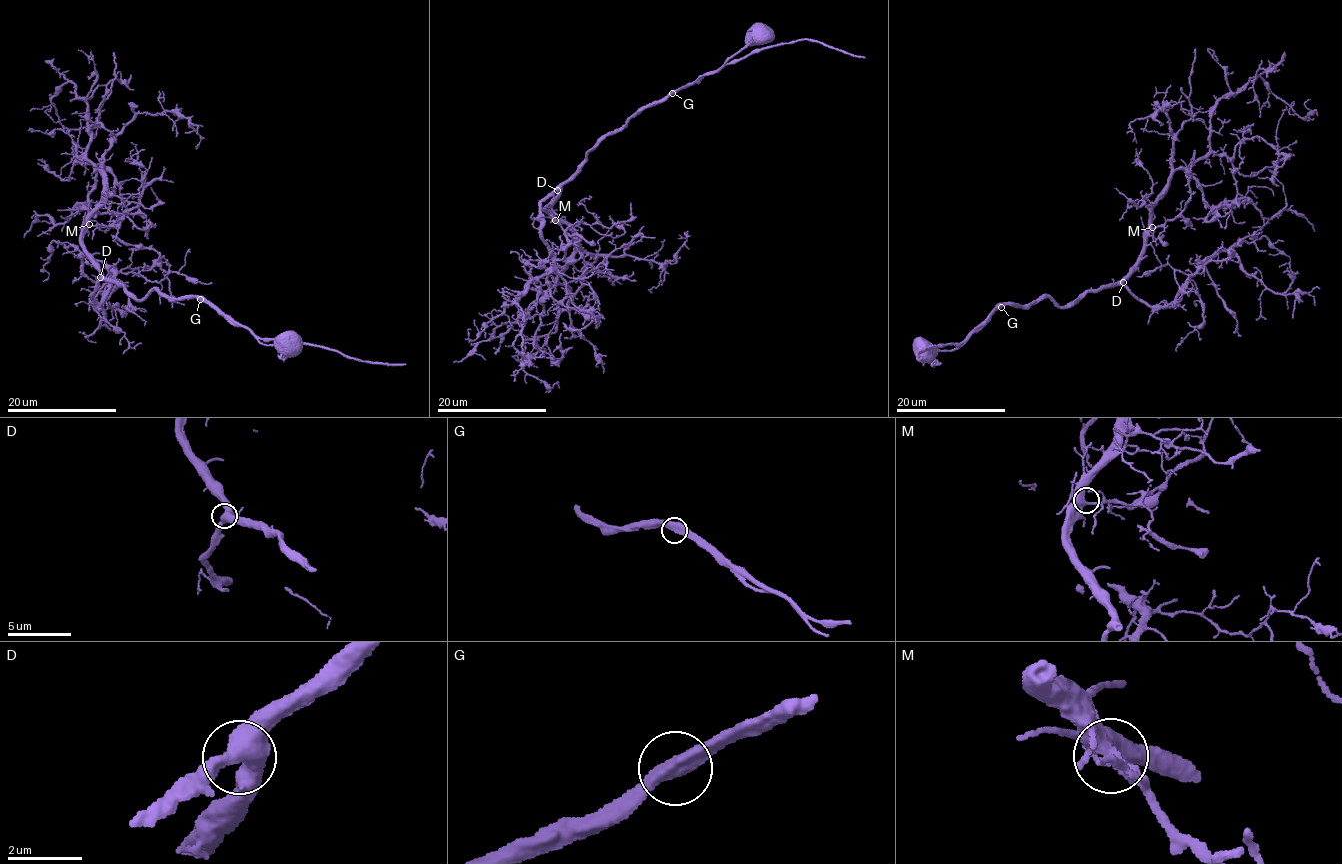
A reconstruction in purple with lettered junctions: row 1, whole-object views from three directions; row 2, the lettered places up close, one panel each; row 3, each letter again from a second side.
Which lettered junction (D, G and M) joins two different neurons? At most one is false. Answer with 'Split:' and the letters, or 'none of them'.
Split: none of them

